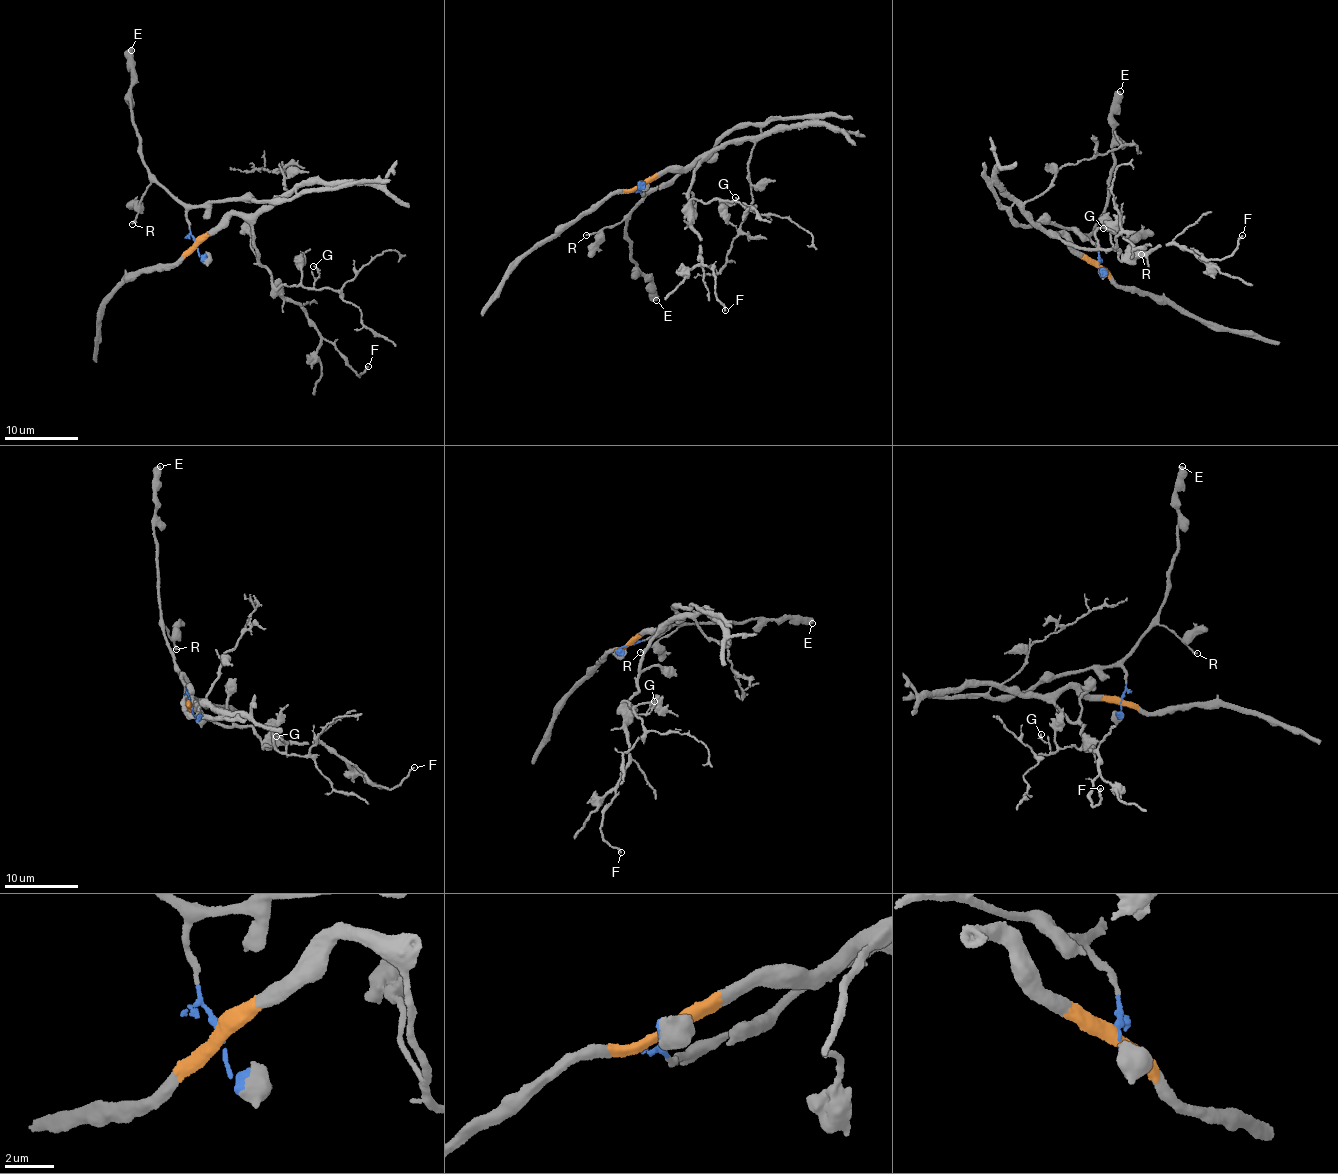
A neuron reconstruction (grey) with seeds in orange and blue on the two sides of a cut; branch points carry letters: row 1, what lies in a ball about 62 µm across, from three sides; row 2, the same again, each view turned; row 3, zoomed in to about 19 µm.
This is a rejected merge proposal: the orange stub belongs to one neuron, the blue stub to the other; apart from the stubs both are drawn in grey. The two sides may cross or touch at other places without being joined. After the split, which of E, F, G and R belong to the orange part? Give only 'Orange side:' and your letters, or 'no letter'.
Orange side: F, G

